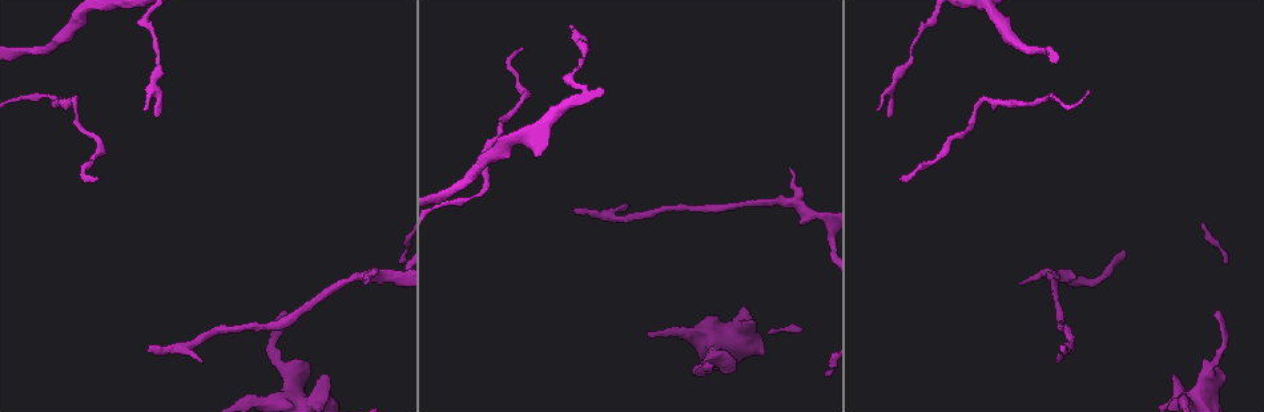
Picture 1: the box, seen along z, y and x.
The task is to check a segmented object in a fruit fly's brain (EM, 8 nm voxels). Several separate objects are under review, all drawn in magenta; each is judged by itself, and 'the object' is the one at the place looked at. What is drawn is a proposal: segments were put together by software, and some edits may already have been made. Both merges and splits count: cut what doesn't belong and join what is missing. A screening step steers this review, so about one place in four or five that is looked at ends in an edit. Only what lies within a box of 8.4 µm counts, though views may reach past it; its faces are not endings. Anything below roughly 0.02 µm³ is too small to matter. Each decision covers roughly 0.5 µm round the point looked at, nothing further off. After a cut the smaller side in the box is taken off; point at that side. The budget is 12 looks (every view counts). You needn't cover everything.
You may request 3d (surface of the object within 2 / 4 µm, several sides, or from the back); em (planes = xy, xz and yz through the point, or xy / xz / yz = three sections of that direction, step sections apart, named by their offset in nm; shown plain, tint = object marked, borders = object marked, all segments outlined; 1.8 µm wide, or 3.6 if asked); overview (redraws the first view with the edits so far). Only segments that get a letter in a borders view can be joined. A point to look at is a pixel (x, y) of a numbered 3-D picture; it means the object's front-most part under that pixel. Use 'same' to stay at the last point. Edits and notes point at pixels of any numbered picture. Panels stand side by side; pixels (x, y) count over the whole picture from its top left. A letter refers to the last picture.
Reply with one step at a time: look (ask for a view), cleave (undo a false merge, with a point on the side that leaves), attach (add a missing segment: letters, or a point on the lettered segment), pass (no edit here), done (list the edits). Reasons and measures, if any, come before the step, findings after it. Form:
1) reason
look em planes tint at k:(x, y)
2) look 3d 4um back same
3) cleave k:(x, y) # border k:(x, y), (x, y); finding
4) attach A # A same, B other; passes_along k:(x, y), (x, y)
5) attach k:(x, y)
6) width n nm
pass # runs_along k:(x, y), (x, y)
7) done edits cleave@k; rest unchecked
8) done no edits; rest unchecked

thick turns thin
look em planes borders at 1:(579, 60)

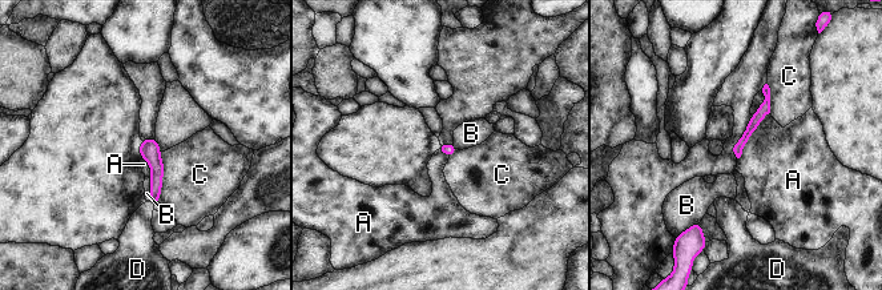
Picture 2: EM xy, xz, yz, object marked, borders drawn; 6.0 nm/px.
pass # A other, B other, C other, D other; border 2:(769, 112), (737, 158); all the same neuron

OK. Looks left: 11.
abrupt turn
look em planes borders at 1:(1032, 103)

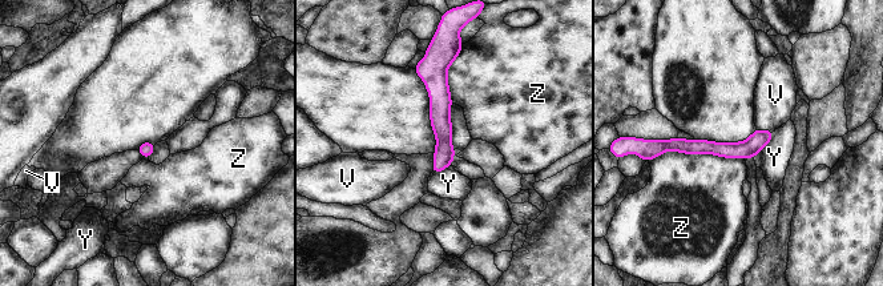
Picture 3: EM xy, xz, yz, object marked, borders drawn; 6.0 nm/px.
width 90 nm
pass # V other, Y other, Z other; border 3:(744, 158), (668, 149), (650, 161); one neuron here

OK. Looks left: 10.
thin end
look em planes borders at 1:(902, 178)

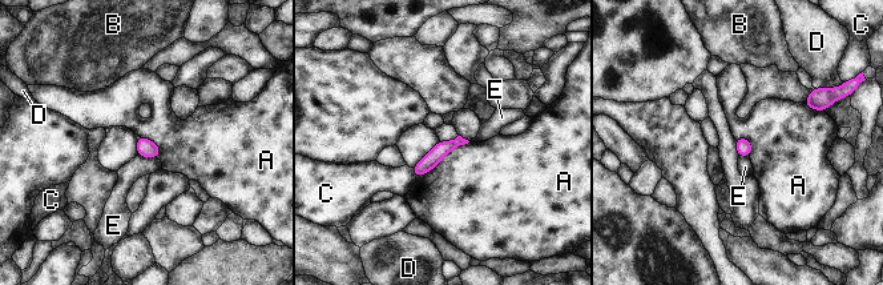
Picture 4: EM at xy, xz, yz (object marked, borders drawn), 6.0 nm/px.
pass # A other, B other, C other, D other, E other; runs_along 4:(460, 141), (442, 148), (416, 172); none of them fits

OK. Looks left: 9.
branch stops here
look em planes tint at 1:(1215, 313)

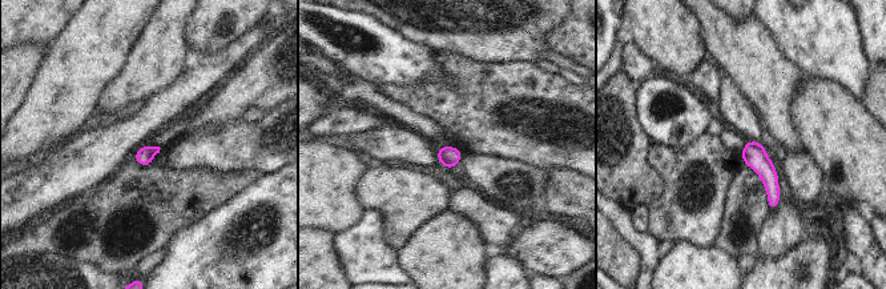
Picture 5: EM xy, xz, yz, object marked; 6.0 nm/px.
look em planes borders same

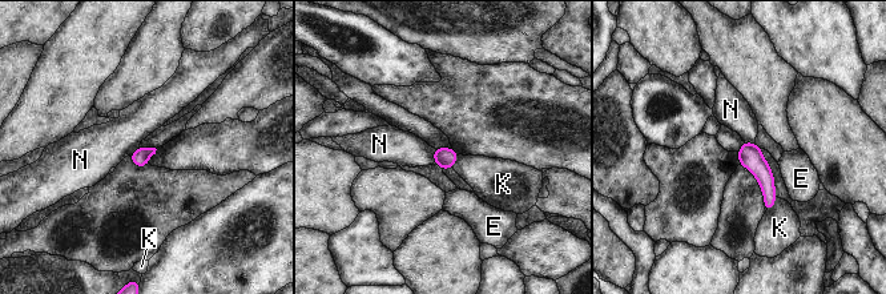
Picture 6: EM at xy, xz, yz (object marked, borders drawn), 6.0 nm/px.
pass # E other, K other, N other; runs_along 6:(745, 145), (766, 180), (768, 206); none of them fits

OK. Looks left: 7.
thick end
look 3d 4um at 1:(326, 374)

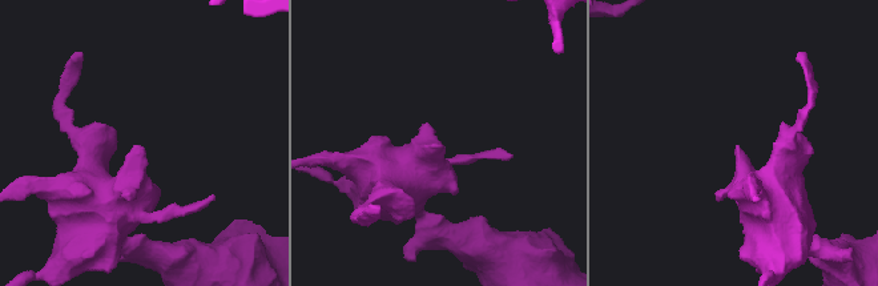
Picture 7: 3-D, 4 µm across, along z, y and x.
shape alone is not enough
look em 3.6um planes borders at 7:(138, 147)

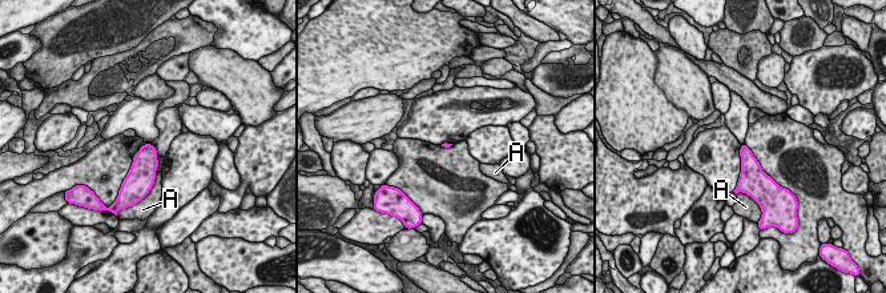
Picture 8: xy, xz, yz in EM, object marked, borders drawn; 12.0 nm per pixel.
pass # A other; border 8:(156, 172), (153, 185), (148, 191); no lettered segment goes on from it

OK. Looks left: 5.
done no edits; rest unchecked

